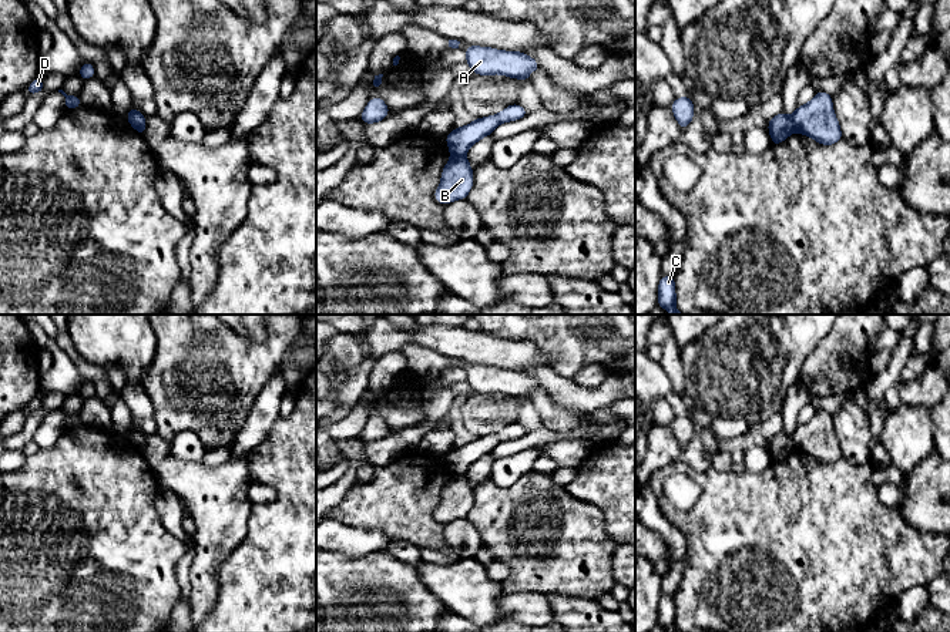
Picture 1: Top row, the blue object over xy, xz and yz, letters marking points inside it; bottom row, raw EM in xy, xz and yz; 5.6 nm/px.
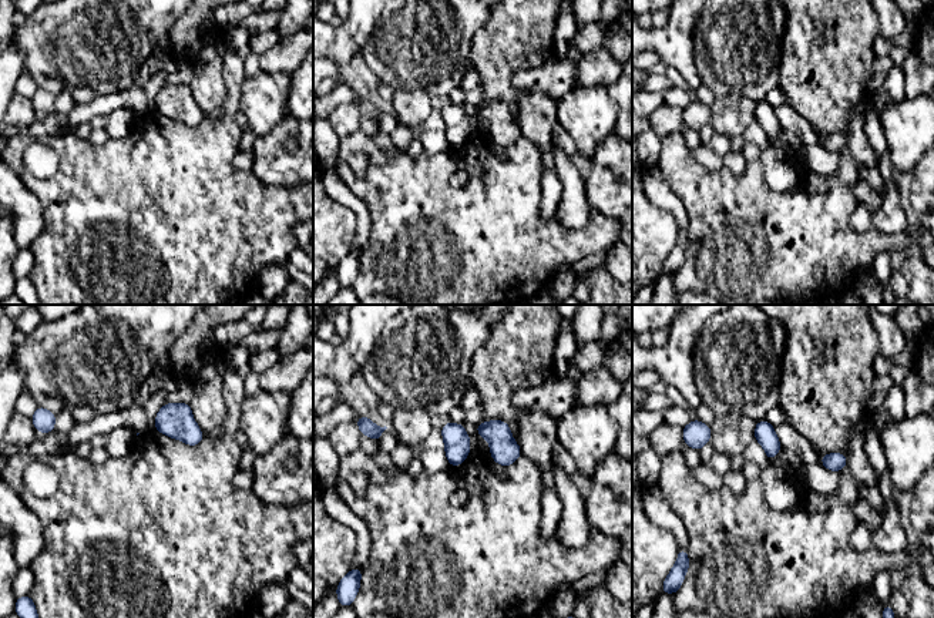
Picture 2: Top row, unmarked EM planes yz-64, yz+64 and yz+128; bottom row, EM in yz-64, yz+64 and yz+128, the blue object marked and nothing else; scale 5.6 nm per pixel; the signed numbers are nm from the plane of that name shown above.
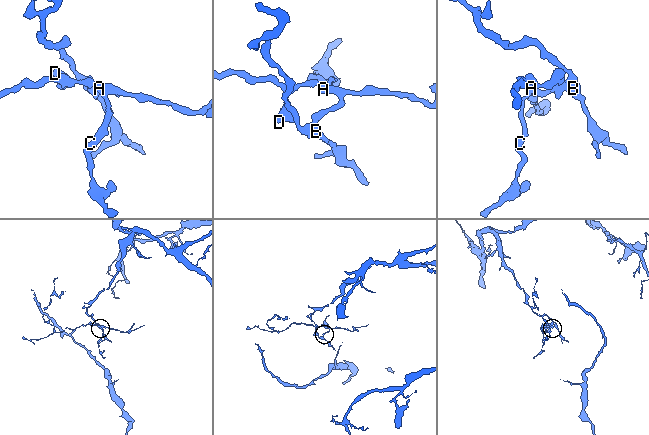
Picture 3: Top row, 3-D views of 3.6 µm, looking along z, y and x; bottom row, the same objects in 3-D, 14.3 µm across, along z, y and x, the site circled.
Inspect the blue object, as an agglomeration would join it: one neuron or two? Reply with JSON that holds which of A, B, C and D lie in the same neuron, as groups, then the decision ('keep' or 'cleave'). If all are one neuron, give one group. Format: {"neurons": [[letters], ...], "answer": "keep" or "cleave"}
{"neurons": [["A", "C", "D"], ["B"]], "answer": "cleave"}

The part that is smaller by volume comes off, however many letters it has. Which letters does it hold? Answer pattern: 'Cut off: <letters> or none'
Cut off: A, C, D

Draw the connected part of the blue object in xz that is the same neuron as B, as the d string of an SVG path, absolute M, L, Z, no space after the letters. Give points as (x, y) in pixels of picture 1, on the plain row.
M451 474L442 491L442 501L434 510L434 518L447 524L466 518L473 505L473 488L463 474Z

